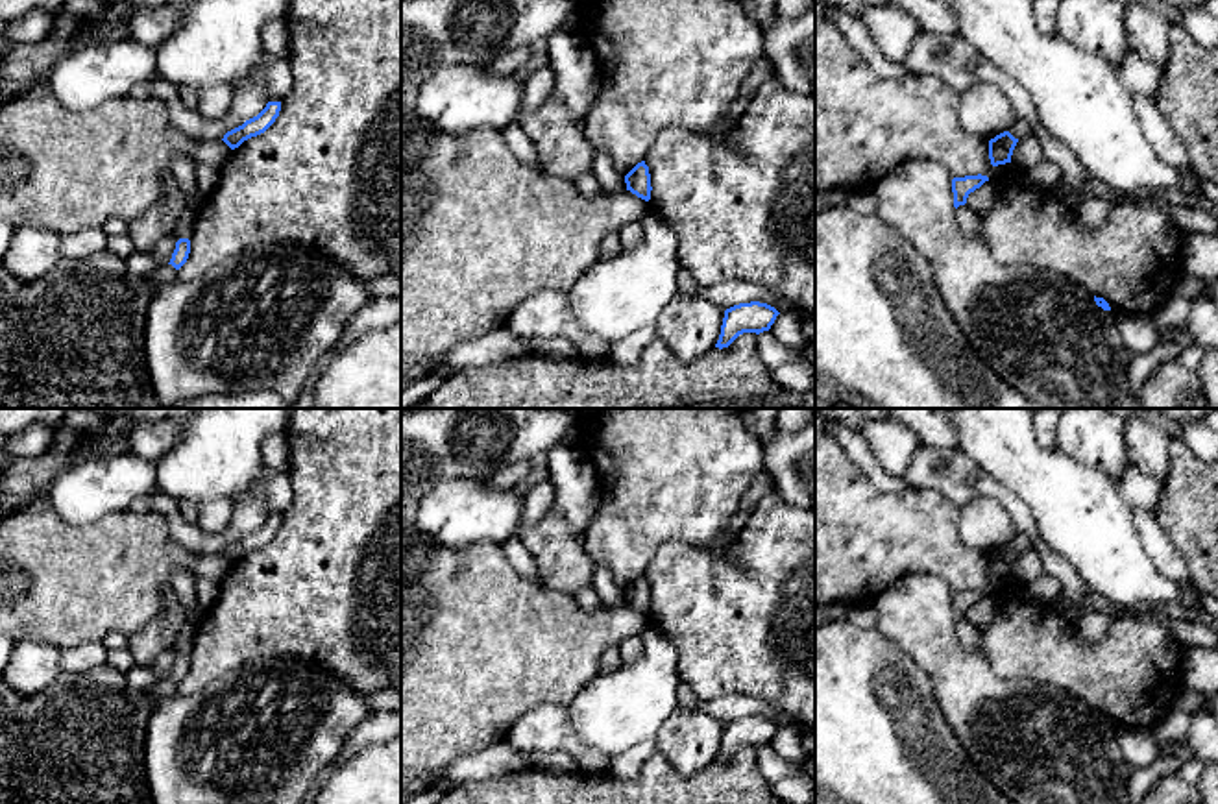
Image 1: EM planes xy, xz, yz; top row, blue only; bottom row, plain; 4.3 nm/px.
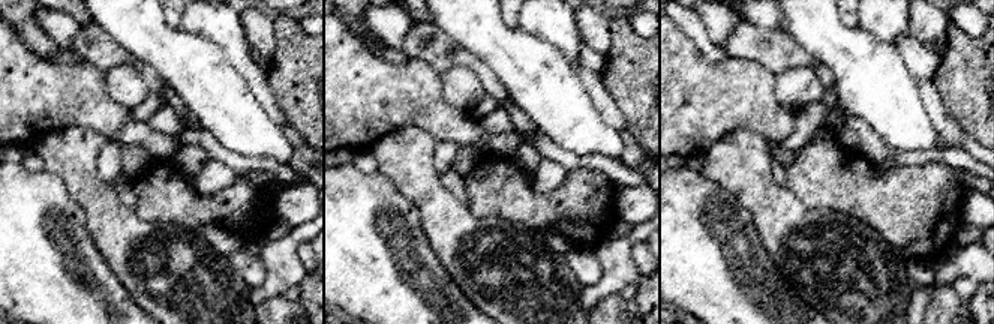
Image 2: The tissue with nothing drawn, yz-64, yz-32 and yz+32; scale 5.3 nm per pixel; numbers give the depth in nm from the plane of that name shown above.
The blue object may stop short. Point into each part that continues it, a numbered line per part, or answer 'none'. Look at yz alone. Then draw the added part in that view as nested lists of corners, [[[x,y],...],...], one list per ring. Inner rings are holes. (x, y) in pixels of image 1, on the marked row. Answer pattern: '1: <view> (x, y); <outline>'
none

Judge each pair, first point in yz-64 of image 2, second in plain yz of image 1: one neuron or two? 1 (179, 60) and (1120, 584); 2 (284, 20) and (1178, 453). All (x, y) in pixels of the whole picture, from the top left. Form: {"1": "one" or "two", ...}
{"1": "one", "2": "one"}

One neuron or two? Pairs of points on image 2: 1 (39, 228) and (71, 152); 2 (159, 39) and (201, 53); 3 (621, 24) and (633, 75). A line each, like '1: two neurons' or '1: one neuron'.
1: two neurons
2: one neuron
3: one neuron

